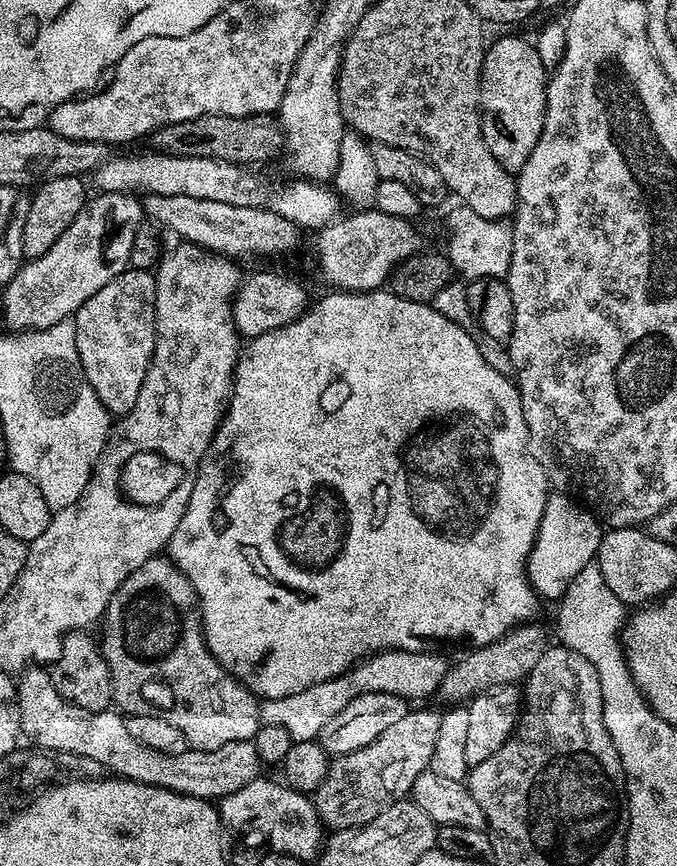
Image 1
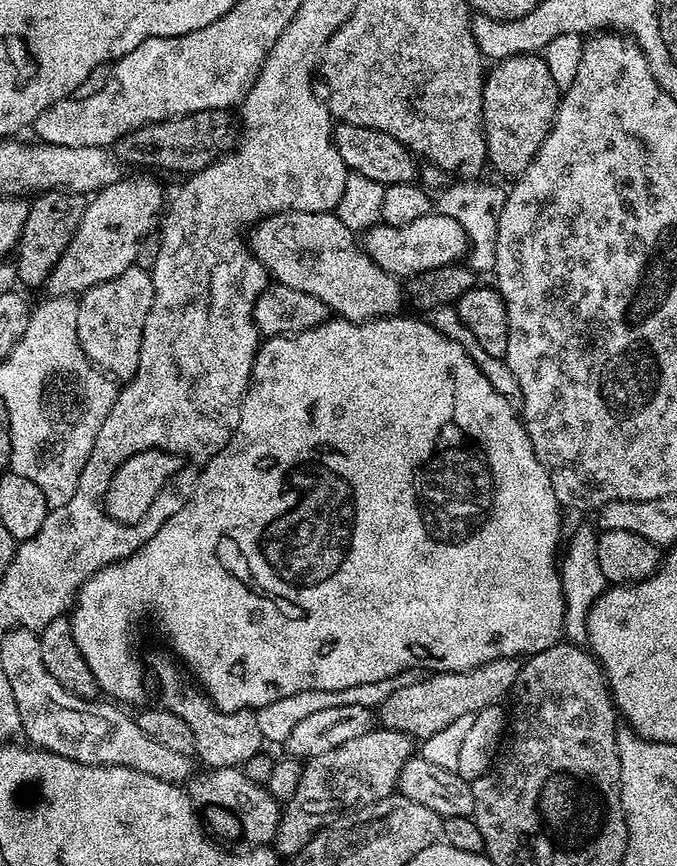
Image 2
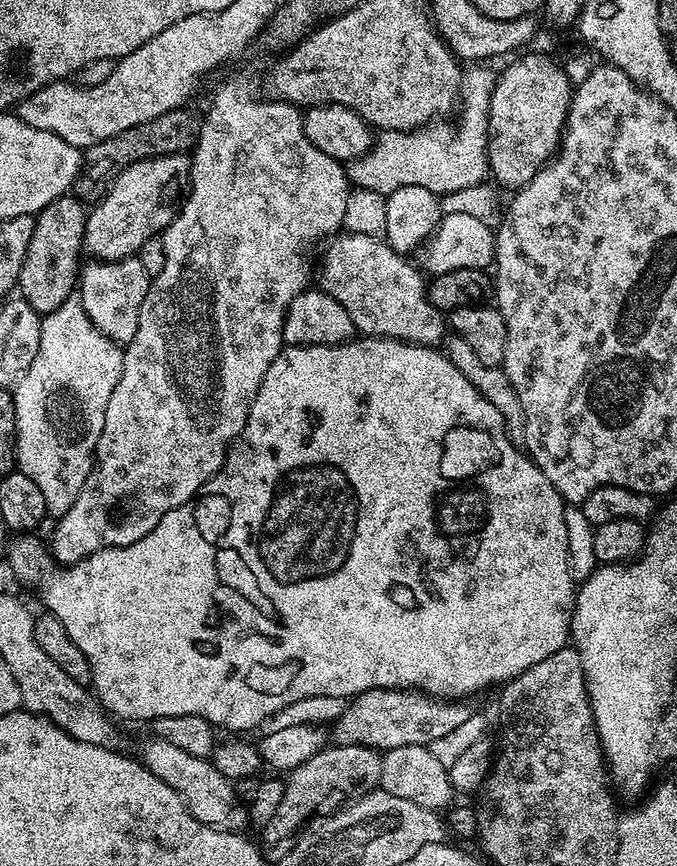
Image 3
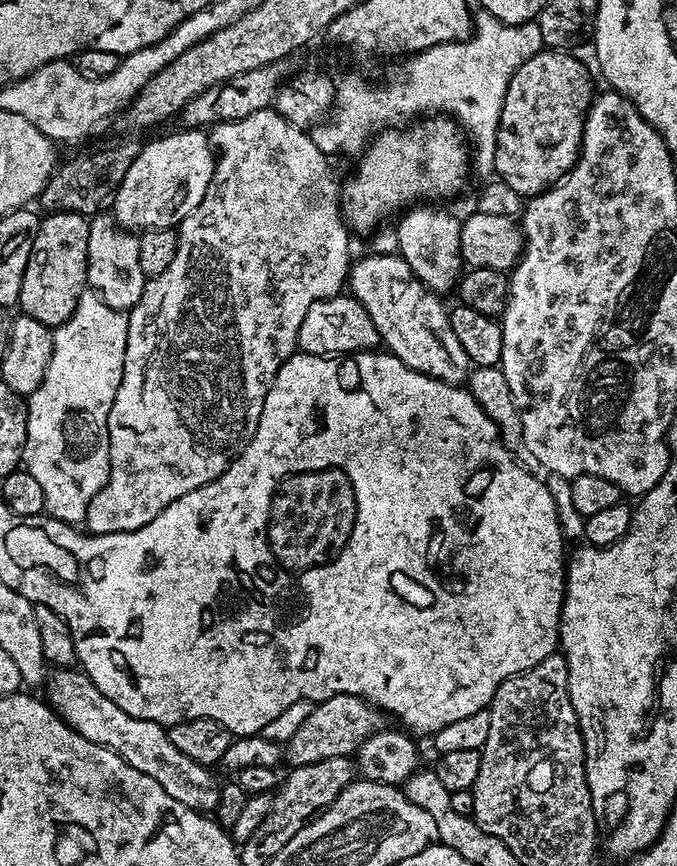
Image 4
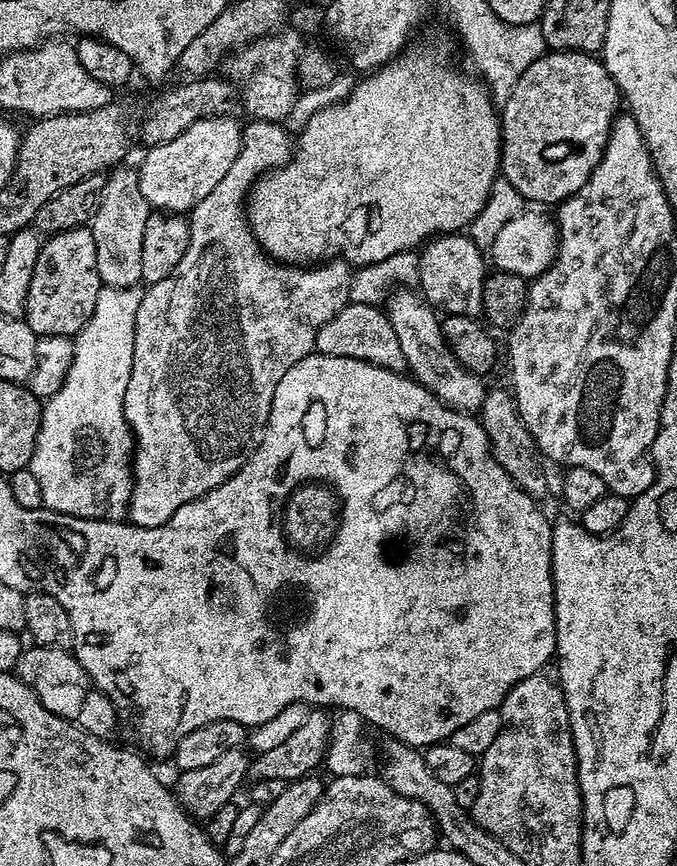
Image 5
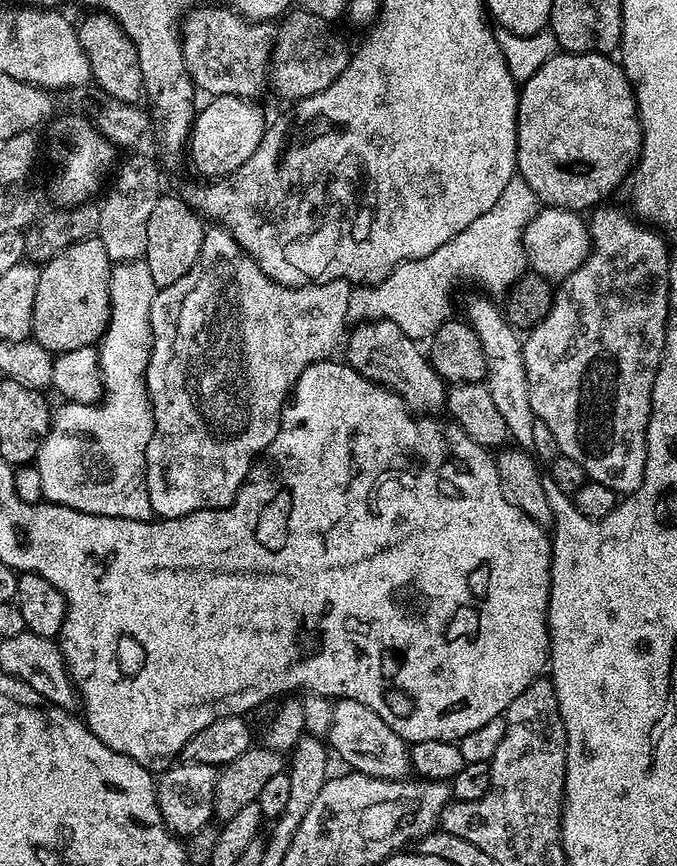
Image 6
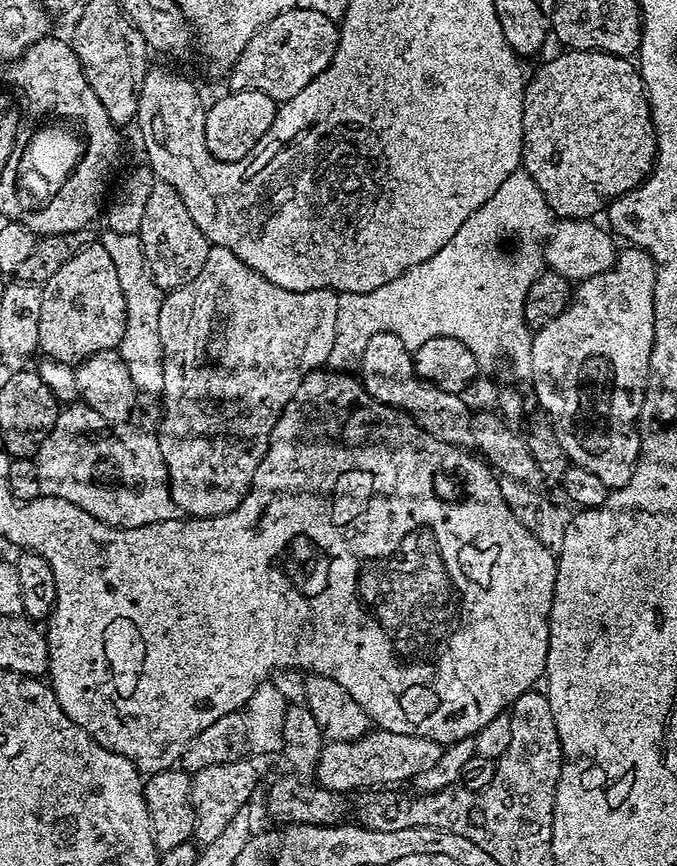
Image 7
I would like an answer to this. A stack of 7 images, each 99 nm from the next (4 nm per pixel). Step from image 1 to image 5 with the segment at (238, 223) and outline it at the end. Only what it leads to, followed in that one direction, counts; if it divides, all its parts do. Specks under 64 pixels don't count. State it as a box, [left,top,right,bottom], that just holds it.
[386,291,486,414]

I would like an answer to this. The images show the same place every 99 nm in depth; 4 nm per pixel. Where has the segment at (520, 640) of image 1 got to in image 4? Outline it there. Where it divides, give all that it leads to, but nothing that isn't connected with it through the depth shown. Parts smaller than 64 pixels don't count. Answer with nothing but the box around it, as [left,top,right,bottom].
[283,694,386,768]

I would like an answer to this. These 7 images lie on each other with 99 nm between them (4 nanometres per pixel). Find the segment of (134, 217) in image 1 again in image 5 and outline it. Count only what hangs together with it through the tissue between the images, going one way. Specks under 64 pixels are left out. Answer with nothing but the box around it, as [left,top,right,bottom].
[138,114,244,214]

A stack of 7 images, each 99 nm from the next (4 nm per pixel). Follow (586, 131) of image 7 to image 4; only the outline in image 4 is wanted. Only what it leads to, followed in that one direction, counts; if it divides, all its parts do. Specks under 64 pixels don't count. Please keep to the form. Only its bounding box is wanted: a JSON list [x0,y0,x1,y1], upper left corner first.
[495,50,594,198]

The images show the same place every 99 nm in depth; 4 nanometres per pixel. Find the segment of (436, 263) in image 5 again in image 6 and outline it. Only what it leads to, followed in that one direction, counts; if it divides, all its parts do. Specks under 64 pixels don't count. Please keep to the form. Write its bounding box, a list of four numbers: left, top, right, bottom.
[465,292,537,451]

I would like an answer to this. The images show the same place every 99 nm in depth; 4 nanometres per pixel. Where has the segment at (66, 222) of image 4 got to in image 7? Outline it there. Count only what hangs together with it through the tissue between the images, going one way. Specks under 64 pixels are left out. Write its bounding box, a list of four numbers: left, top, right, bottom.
[38,243,126,366]

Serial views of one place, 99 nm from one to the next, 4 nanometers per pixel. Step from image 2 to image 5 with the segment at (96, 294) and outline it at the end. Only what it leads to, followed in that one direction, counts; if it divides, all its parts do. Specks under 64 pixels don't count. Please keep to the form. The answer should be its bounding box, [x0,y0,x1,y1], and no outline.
[90,166,150,288]

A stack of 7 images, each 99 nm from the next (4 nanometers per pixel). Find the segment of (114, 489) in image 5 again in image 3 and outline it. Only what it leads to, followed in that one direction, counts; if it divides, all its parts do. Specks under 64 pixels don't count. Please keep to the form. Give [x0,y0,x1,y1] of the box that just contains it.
[14,298,124,518]

